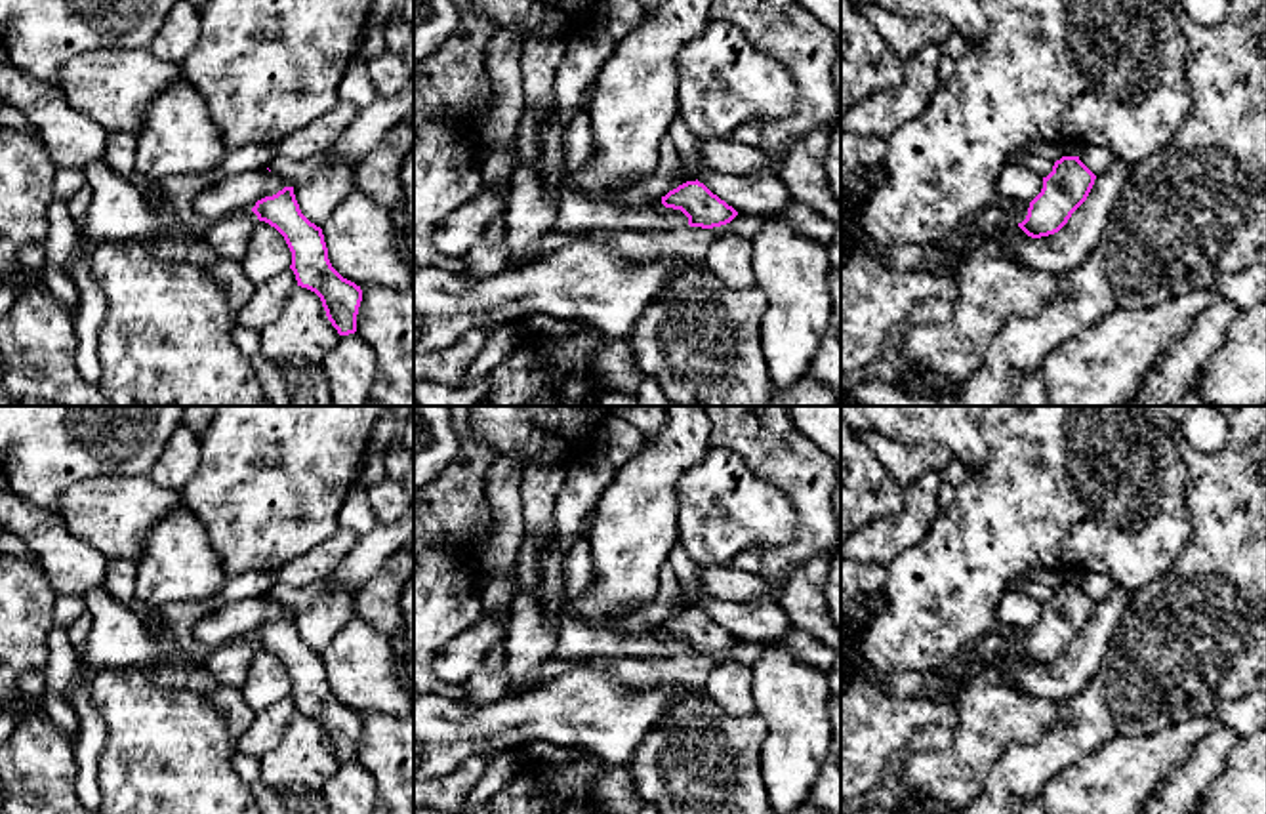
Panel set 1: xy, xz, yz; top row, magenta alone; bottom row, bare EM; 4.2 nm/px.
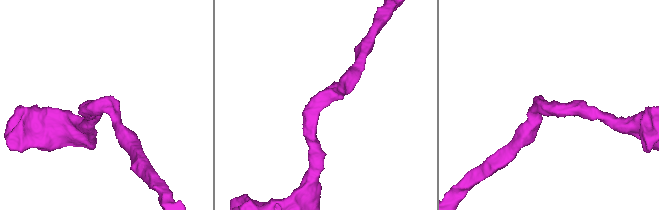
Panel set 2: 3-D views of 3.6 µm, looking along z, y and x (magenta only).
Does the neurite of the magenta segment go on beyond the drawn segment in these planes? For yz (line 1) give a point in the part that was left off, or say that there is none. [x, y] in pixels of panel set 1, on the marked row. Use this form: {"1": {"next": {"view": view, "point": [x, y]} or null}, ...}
{"1": {"next": null}}

